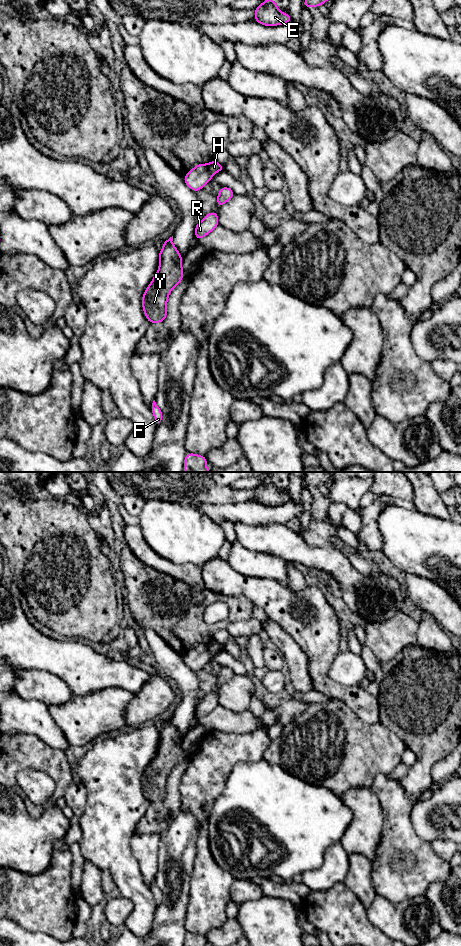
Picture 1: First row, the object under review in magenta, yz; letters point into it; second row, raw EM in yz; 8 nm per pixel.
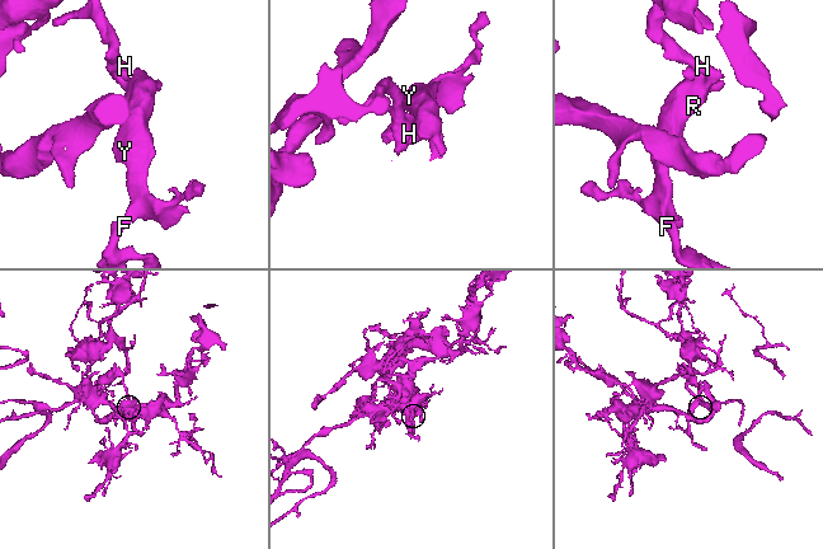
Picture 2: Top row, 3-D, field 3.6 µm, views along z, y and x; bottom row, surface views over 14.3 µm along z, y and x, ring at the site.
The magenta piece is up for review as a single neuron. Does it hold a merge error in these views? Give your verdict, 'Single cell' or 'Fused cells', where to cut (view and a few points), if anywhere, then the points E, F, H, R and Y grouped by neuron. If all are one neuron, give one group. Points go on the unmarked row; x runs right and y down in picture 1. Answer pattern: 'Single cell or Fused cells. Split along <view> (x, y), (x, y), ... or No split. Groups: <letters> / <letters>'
Single cell. No split. Groups: E F H R Y

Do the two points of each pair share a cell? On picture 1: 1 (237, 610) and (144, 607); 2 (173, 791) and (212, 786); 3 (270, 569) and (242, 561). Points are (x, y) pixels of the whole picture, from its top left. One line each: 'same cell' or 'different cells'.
1: same cell
2: different cells
3: same cell

